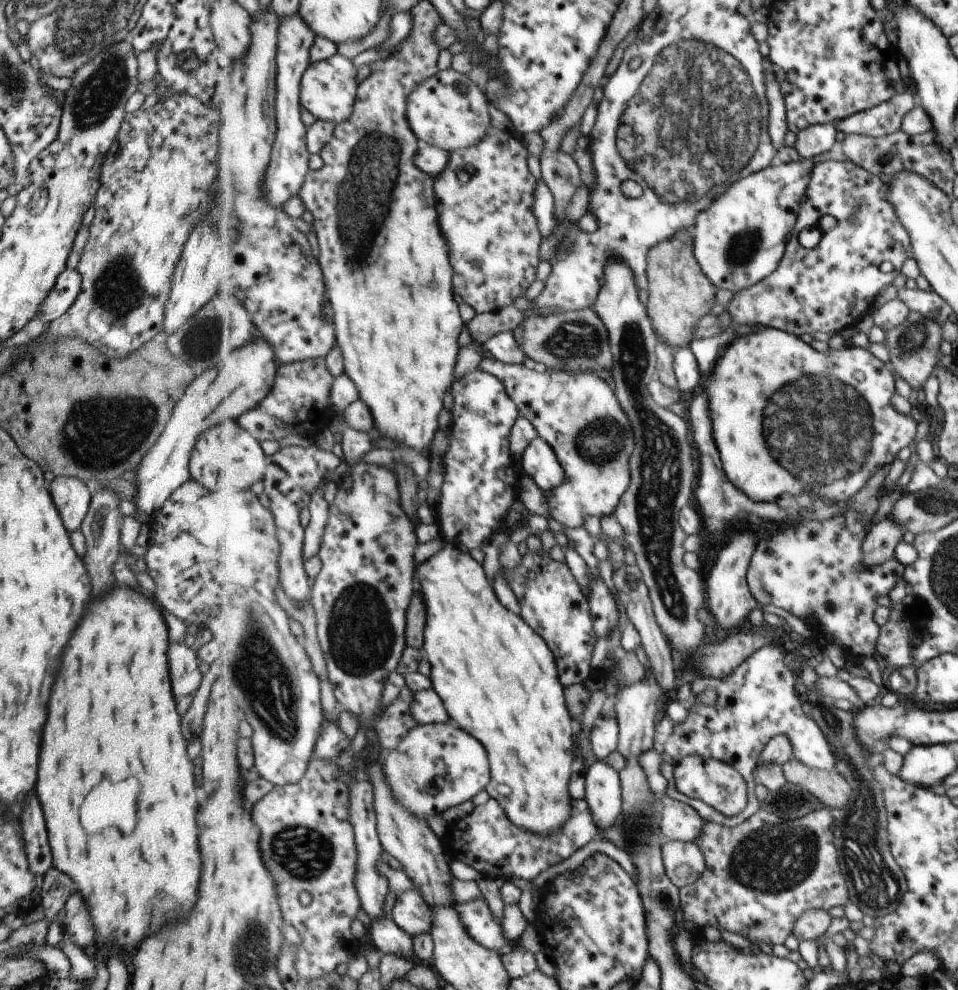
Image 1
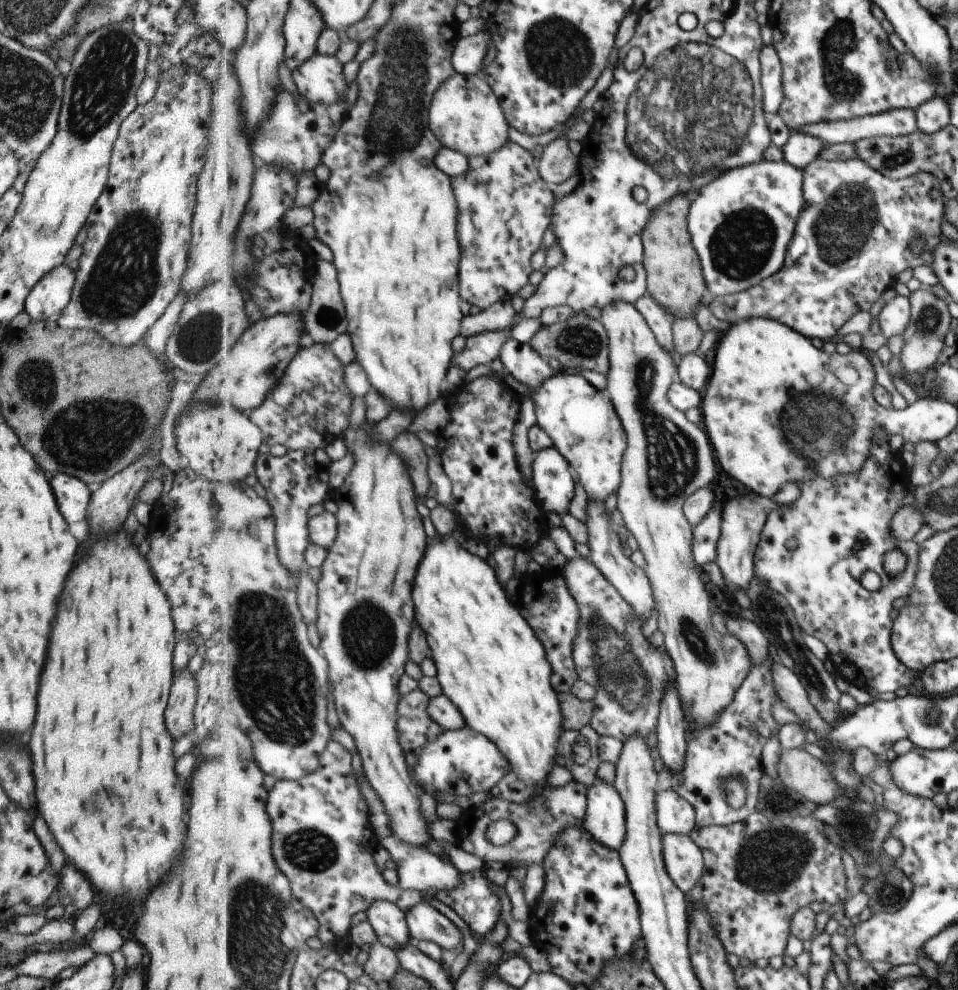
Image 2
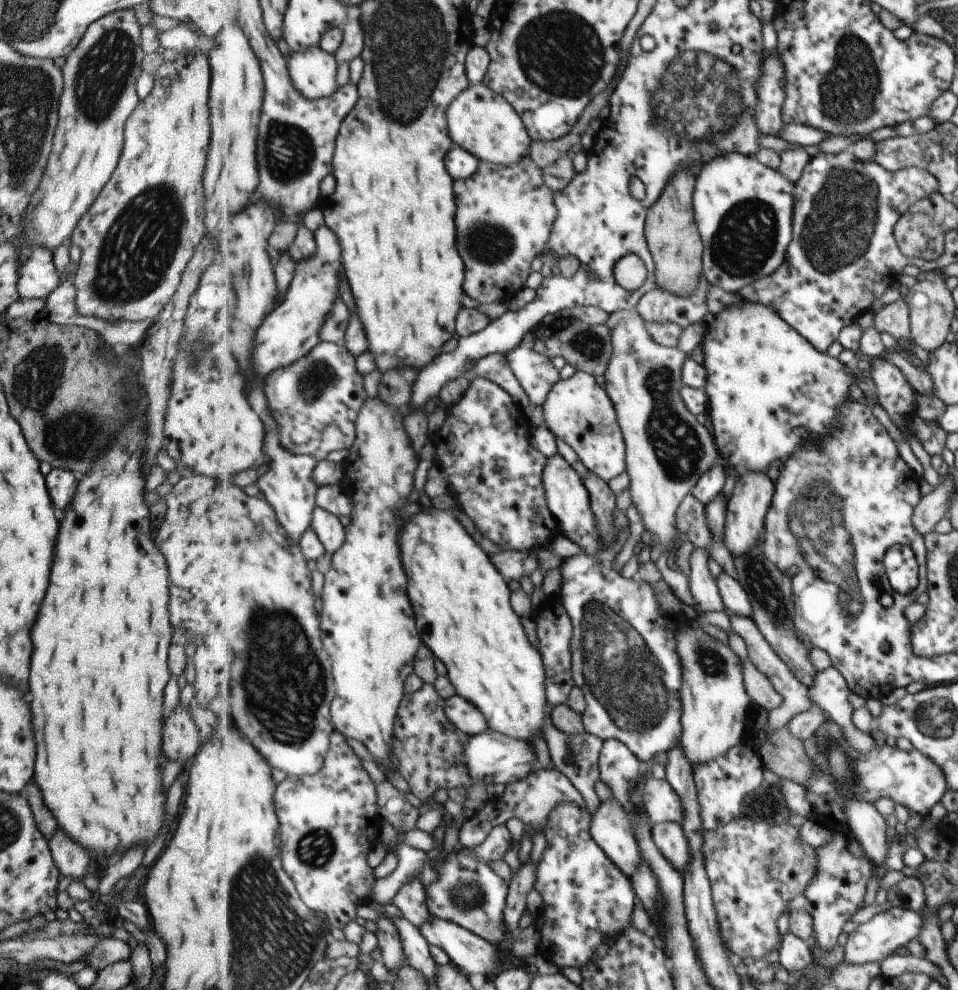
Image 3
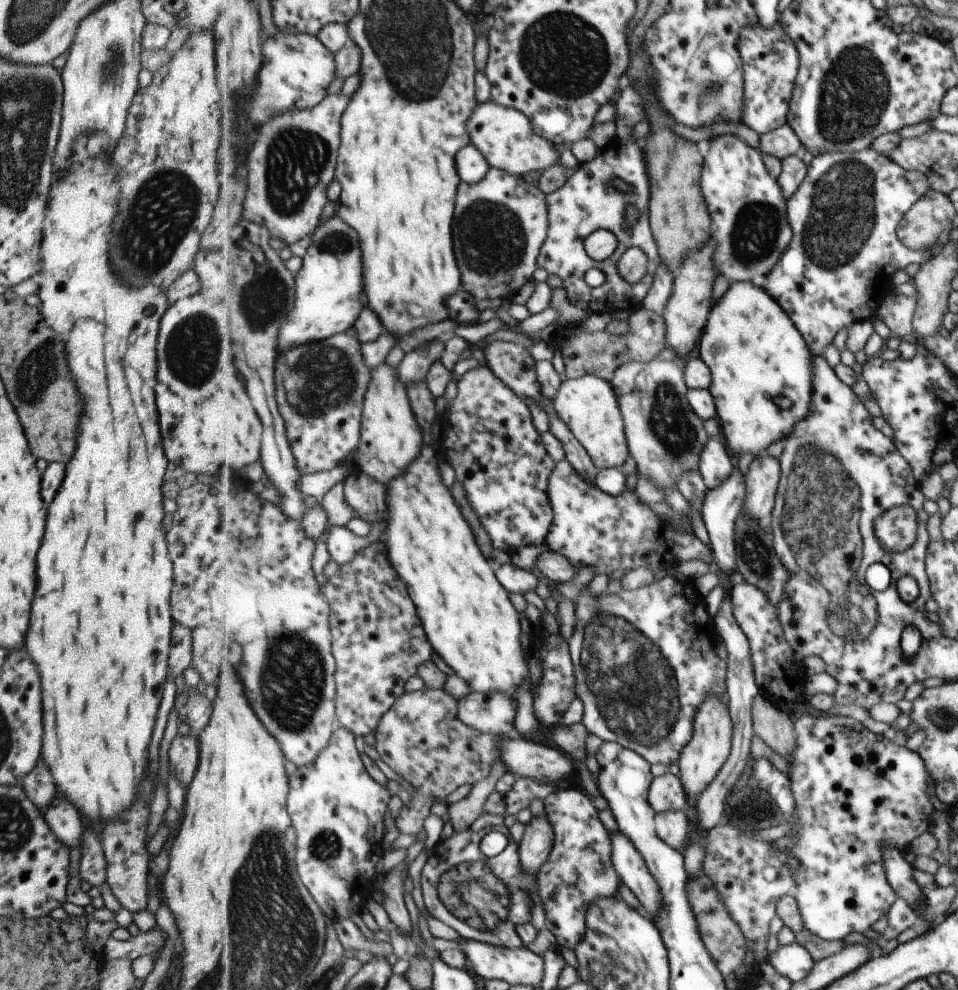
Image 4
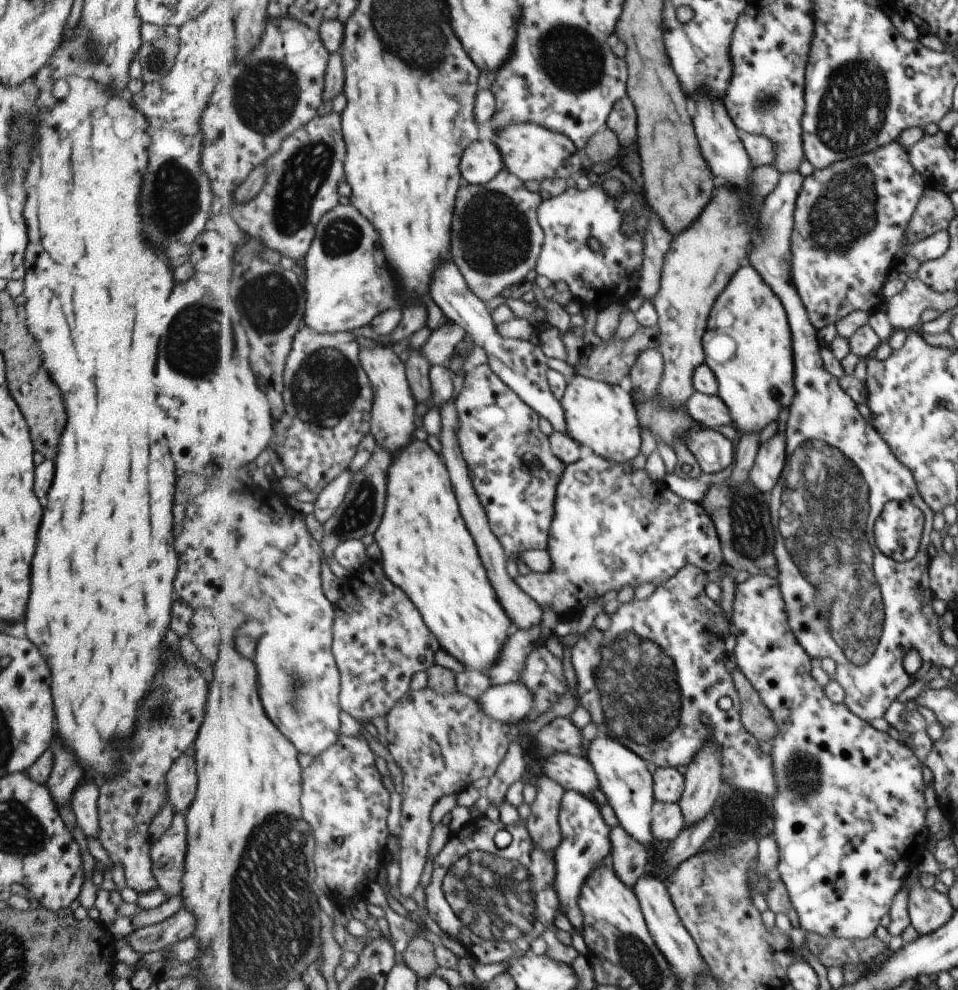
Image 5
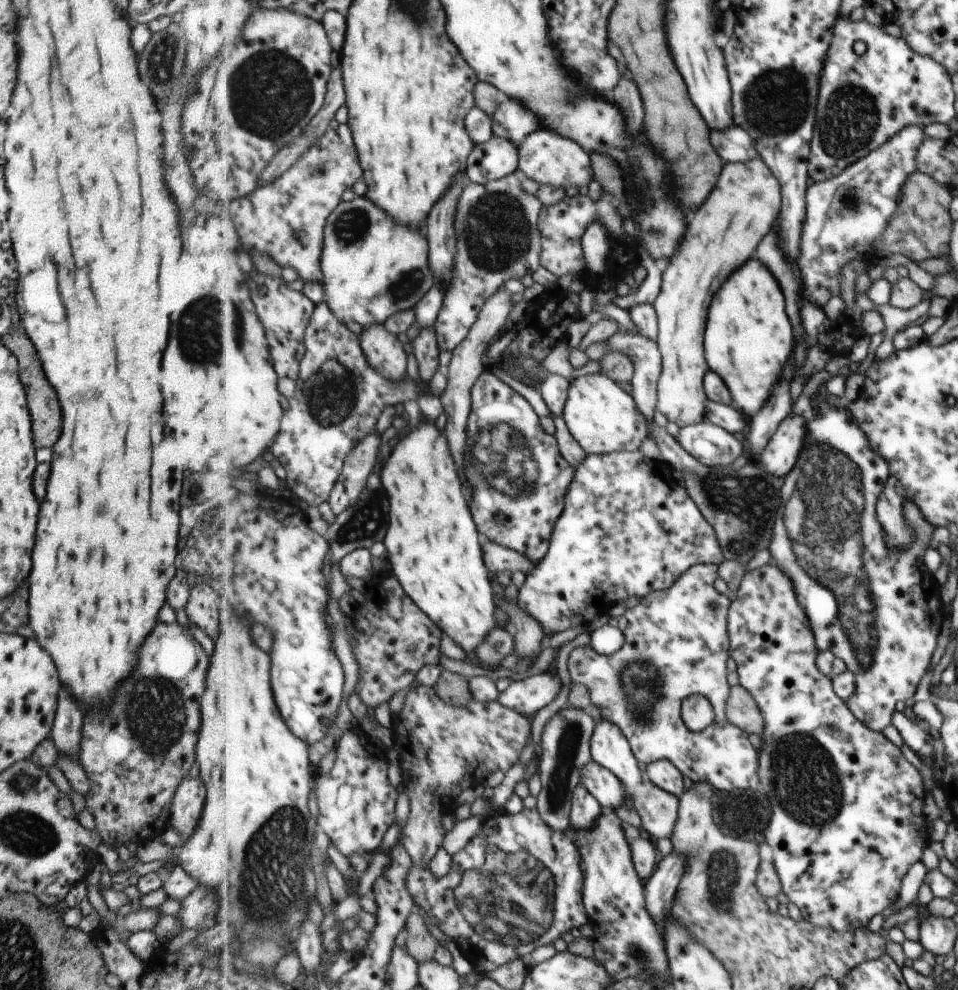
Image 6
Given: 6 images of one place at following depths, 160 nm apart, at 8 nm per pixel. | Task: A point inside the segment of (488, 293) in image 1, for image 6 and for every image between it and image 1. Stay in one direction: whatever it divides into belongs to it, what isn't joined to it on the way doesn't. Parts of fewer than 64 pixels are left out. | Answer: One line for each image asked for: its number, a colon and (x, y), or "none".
2: (506, 207)
3: (506, 214)
4: (502, 224)
5: (497, 238)
6: (498, 237)

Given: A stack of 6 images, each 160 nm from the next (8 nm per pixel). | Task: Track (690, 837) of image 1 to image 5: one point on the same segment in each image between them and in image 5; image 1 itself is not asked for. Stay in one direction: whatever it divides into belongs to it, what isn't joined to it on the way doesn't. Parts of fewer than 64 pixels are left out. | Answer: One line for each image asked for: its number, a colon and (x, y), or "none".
2: (675, 814)
3: (661, 801)
4: (667, 793)
5: (669, 784)

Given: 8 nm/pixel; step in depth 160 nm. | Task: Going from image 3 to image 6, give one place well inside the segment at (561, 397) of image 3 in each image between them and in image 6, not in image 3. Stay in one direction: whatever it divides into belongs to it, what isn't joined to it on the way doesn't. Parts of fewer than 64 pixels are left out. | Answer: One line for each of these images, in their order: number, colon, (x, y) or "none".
4: (589, 405)
5: (603, 416)
6: (602, 415)

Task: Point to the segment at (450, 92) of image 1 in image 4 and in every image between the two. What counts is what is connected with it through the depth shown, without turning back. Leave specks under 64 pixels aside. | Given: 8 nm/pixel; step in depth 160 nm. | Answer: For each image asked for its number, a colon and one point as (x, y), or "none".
2: (467, 116)
3: (485, 123)
4: (507, 137)

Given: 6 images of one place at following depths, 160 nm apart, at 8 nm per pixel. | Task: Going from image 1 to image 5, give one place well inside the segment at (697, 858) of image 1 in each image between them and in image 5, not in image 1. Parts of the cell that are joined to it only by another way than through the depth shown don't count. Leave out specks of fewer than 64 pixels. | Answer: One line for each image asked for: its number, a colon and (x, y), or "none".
2: (685, 862)
3: (670, 837)
4: (673, 827)
5: (668, 822)

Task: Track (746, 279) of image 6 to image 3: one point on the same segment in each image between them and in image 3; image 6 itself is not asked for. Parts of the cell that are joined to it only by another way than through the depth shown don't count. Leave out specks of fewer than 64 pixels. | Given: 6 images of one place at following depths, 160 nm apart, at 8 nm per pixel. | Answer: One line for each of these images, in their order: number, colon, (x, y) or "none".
3: (770, 390)
4: (763, 376)
5: (757, 379)

